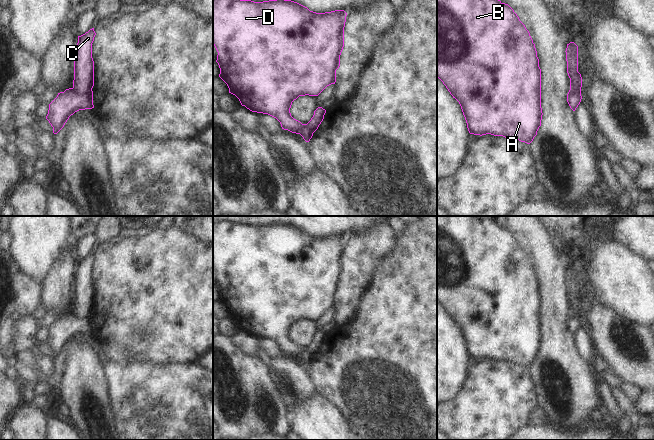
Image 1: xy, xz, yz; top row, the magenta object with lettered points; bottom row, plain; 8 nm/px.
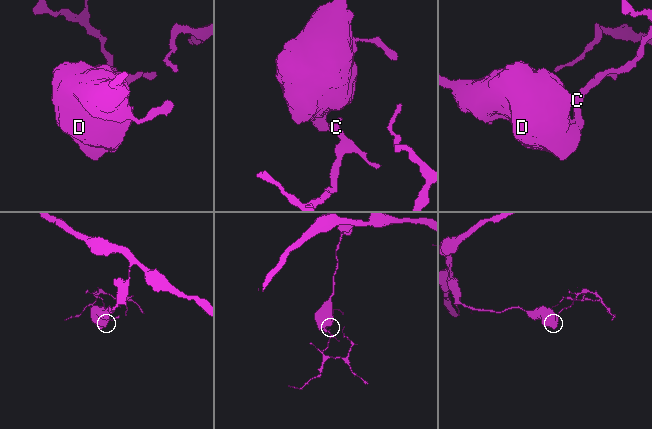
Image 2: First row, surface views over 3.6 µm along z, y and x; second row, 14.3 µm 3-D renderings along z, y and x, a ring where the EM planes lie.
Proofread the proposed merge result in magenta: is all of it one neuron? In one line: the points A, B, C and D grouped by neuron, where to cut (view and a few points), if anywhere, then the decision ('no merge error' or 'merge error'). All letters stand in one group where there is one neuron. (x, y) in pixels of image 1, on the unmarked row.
groups A B D / C; cut xy (73, 311), (78, 317), (86, 317), (91, 314); merge error

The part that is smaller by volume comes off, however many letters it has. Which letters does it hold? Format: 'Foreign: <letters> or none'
Foreign: C

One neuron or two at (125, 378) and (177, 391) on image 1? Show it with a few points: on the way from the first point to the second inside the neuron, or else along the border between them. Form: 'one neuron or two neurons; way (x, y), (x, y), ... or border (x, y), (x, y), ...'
one neuron; way (138, 383), (148, 391), (164, 391)

